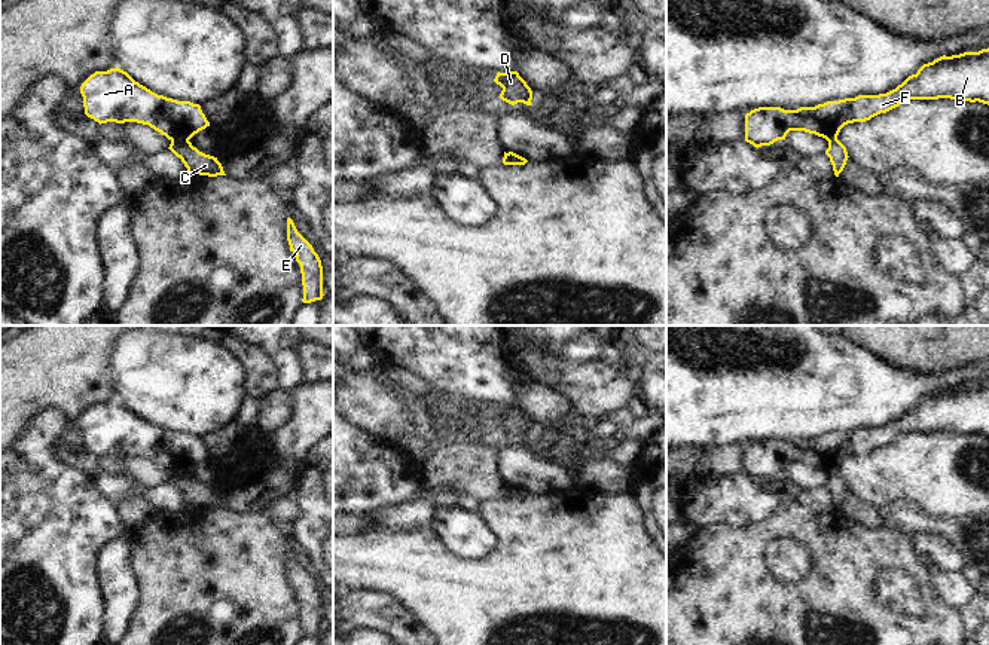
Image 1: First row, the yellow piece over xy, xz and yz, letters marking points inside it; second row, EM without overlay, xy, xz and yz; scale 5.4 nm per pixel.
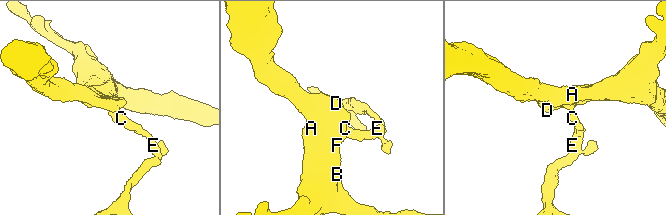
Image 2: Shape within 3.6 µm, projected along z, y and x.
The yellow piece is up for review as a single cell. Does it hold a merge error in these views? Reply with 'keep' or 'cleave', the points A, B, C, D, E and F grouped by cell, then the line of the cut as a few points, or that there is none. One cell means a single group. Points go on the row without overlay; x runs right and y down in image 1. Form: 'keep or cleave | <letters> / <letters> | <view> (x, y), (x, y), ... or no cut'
cleave | A B D F / C E | xy (188, 471), (171, 474)

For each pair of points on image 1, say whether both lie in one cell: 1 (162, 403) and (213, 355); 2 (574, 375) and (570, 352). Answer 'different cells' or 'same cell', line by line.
1: same cell
2: different cells

